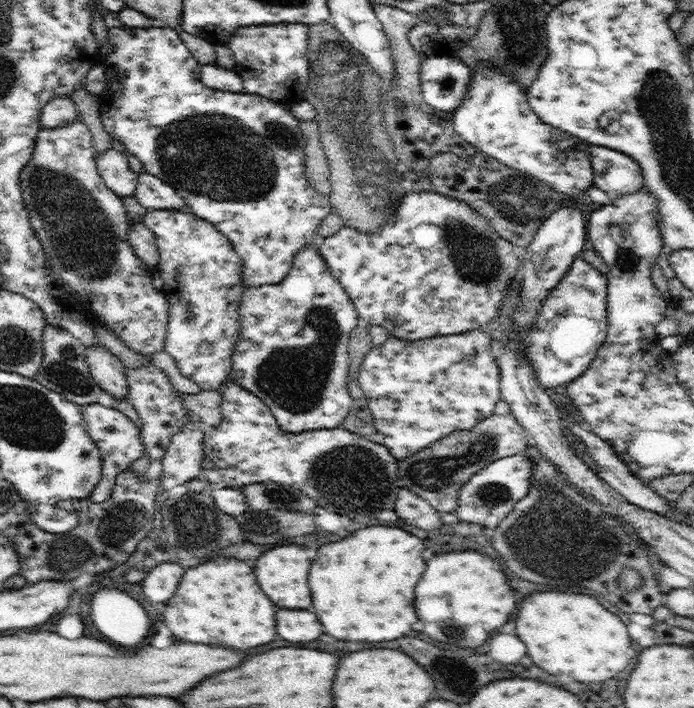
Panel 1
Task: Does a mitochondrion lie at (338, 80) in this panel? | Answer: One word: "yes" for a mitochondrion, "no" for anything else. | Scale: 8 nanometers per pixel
yes

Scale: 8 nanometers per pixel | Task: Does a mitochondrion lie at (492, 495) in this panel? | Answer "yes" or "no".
yes

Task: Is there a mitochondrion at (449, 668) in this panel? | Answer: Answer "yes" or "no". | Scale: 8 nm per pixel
yes

